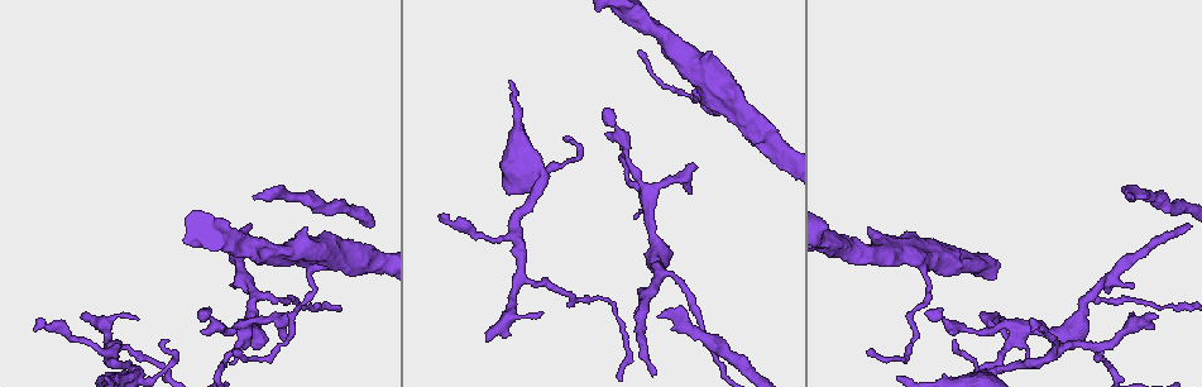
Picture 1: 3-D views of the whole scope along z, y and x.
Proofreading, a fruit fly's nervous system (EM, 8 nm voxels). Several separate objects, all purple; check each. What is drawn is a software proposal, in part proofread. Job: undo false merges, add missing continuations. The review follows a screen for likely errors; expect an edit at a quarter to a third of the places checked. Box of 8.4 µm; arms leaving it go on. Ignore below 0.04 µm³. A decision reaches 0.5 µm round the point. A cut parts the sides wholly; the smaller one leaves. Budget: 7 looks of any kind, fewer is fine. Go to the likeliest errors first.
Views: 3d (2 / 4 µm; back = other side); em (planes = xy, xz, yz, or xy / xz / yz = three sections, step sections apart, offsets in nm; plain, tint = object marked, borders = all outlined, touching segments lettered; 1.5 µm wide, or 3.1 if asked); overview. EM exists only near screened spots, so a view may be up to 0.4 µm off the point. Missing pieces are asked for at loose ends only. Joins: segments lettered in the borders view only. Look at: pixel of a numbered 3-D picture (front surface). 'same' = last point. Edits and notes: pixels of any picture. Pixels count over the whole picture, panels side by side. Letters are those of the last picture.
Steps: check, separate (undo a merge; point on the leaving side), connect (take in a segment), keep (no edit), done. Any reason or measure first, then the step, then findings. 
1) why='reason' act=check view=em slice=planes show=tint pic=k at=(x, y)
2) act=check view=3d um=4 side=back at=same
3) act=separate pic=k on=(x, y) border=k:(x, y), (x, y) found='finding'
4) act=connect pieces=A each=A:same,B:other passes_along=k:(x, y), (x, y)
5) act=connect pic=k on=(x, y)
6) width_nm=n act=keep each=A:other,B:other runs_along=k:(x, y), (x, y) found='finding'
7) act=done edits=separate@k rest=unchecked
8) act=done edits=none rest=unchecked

why='free end' act=check view=em slice=yz step=4 show=borders pic=1 at=(635, 218)

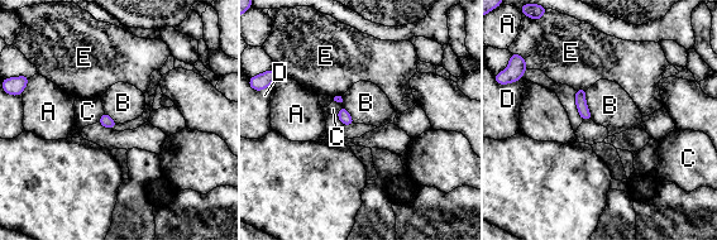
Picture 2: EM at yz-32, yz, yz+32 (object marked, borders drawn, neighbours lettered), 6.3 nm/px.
why='cut it another way' act=check view=em slice=planes show=borders at=same

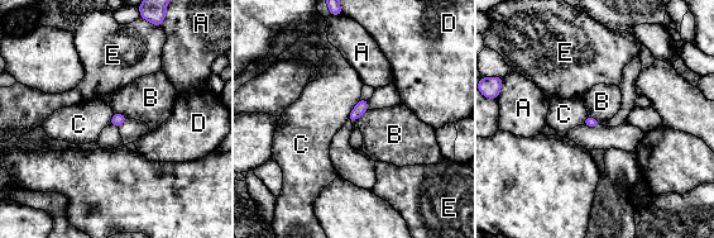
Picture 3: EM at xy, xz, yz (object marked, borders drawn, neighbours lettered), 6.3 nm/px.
act=keep each=A:other,B:other,C:other,D:other,E:other border=3:(367, 109), (350, 122) found='none of them fits'

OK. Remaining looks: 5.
act=check view=em slice=planes show=borders pic=1 at=(657, 318)

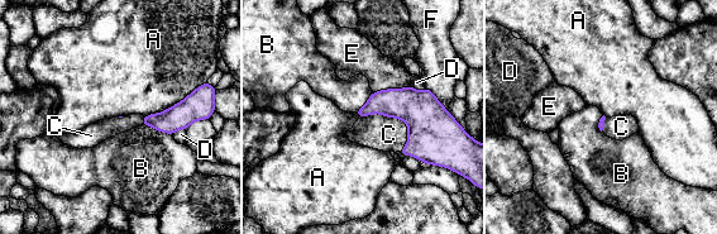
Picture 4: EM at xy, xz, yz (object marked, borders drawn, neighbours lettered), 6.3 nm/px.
act=connect pieces=C each=A:other,B:other,C:same,D:other,E:other,F:other passes_along=4:(431, 127), (393, 116), (388, 134) found='it goes on there'

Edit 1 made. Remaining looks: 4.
why='sharp bend' act=check view=3d um=4 pic=1 at=(997, 370)

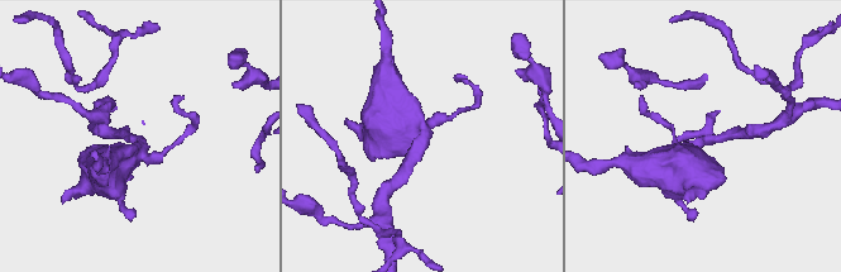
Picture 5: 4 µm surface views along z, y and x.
why='now the EM' act=check view=em slice=xy step=4 show=borders pic=5 at=(422, 141)

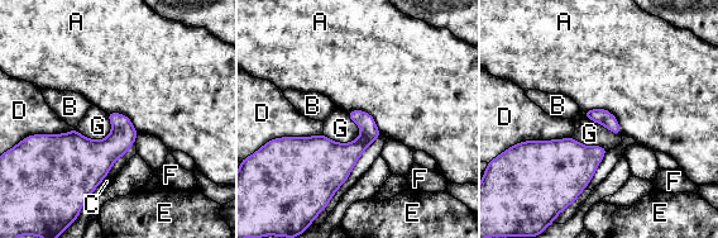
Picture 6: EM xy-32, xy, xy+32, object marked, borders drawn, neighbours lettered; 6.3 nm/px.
why='cut it another way' act=check view=em slice=planes show=borders at=same

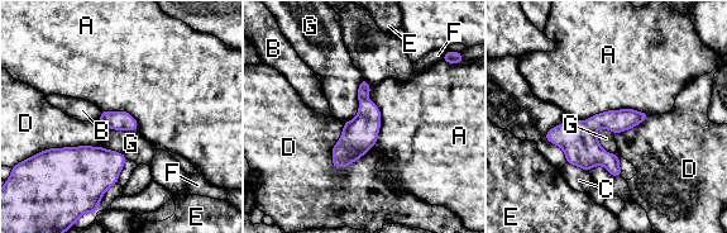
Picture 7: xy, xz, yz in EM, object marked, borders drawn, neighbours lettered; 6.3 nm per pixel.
width_nm=120 act=keep each=A:other,B:other,C:other,D:other,E:other,F:other,G:other runs_along=7:(642, 117), (550, 137) found='one cell here'

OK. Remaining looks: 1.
act=done edits=connect@4 rest=unchecked

